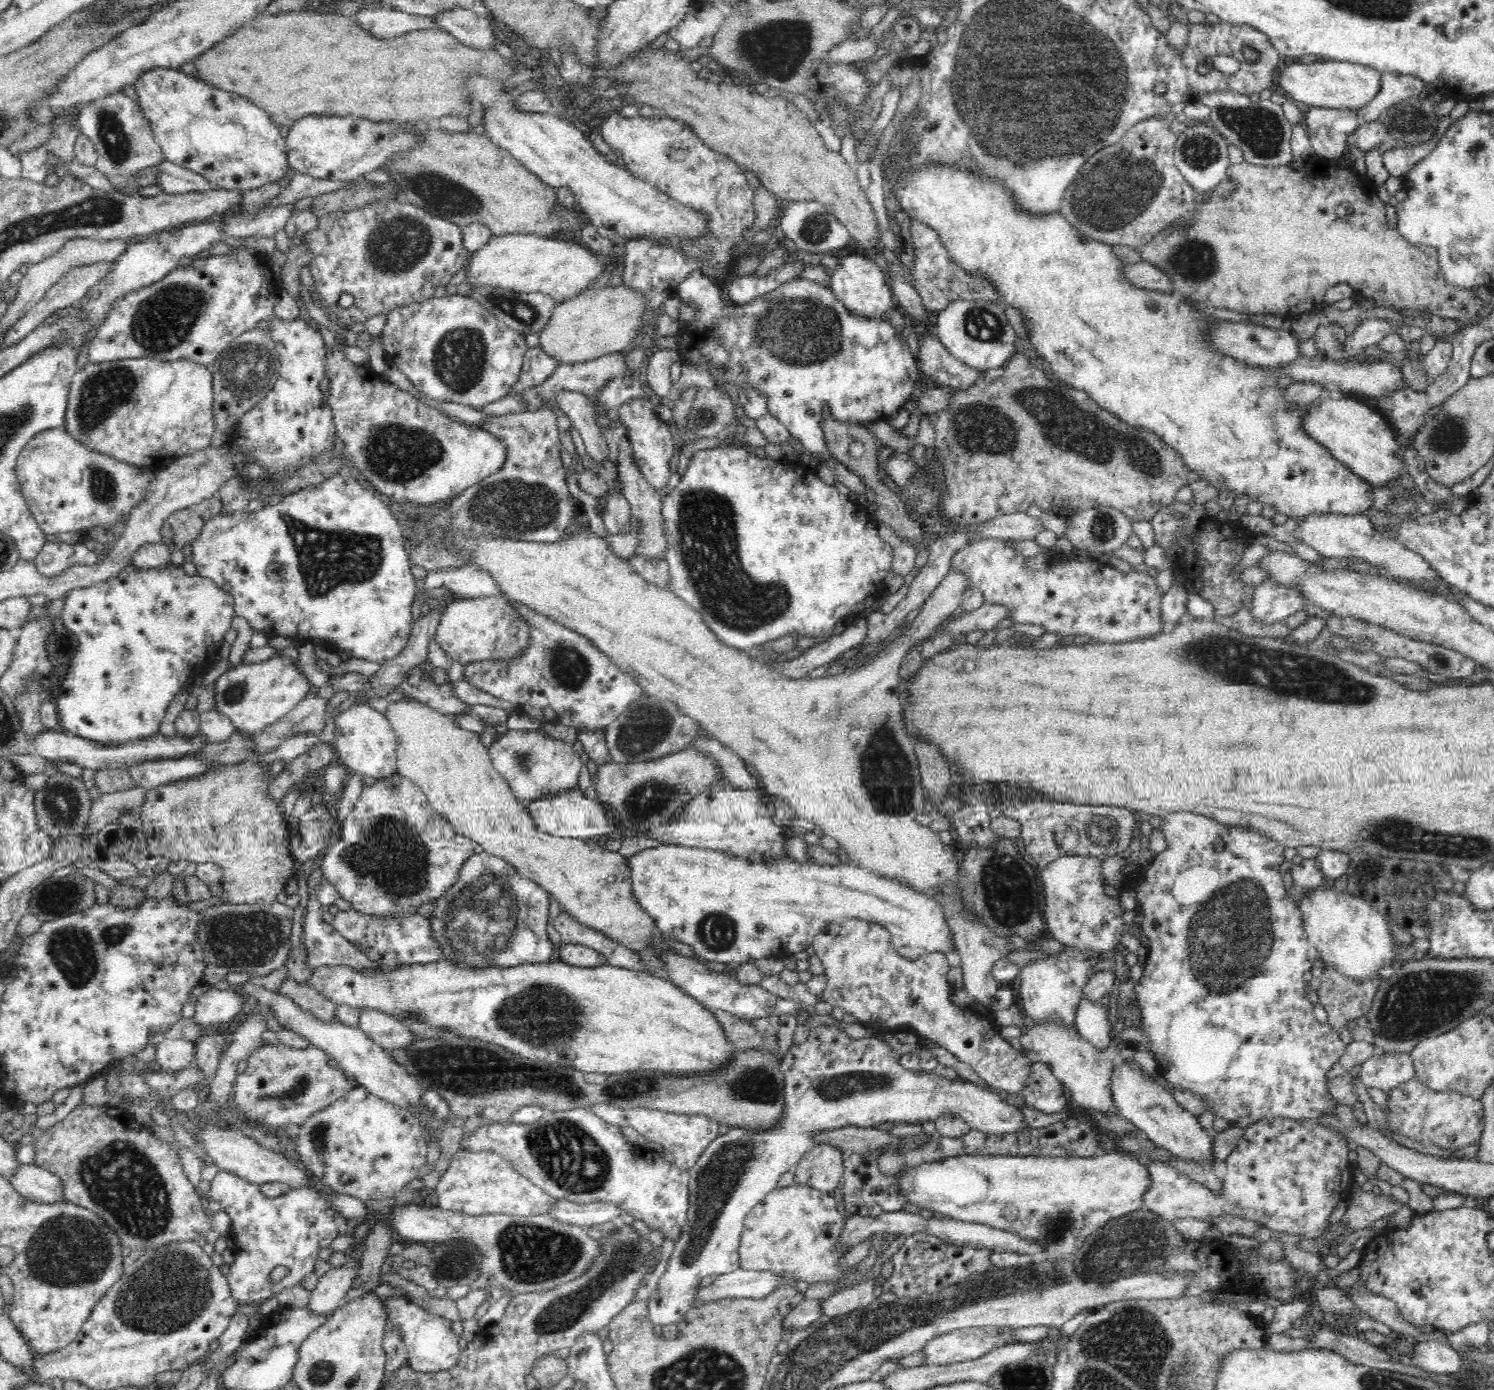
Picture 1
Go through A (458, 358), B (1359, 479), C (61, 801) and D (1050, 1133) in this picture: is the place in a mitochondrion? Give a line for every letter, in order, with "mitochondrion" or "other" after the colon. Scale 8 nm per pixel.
A: mitochondrion
B: other
C: mitochondrion
D: other

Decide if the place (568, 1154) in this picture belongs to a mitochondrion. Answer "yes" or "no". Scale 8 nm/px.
yes

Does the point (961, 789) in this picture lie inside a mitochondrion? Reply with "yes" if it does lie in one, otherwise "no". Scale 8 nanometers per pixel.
no

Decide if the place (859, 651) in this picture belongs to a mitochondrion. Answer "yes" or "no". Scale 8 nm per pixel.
no

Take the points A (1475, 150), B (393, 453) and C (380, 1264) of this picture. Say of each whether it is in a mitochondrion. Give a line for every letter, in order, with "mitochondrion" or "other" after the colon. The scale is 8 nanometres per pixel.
A: mitochondrion
B: mitochondrion
C: other

